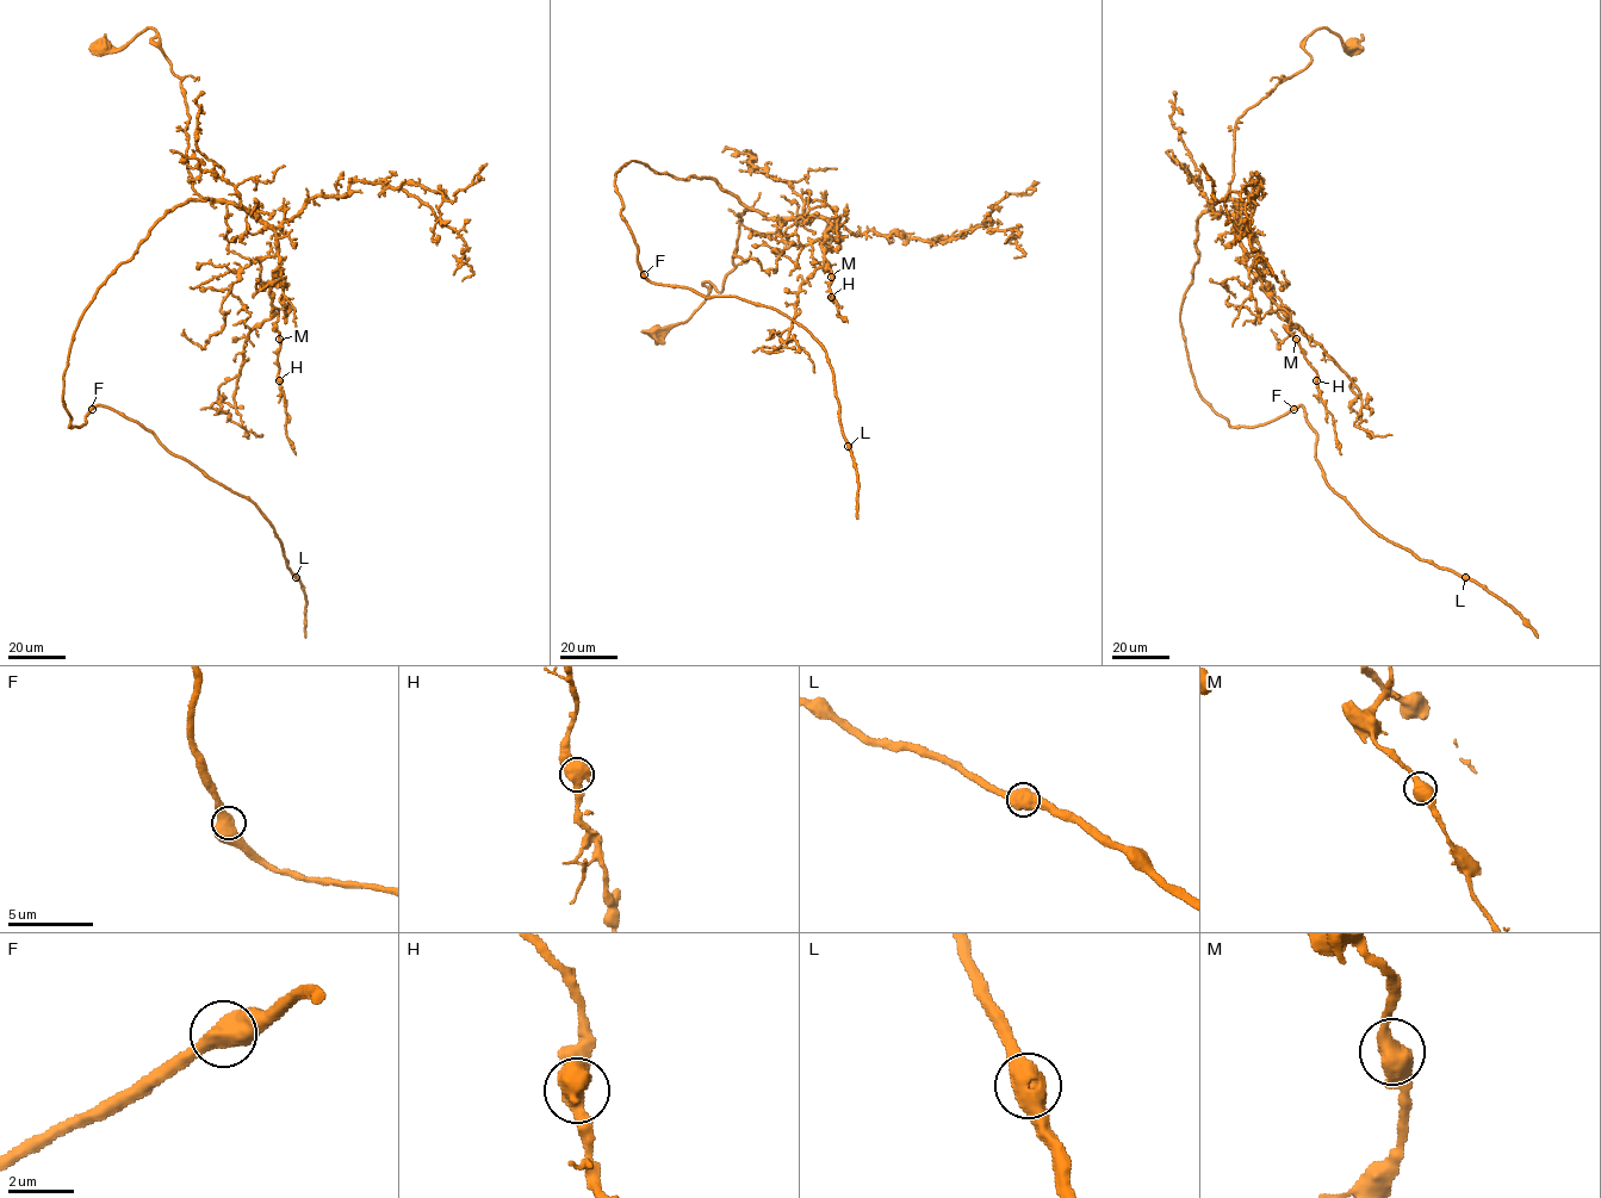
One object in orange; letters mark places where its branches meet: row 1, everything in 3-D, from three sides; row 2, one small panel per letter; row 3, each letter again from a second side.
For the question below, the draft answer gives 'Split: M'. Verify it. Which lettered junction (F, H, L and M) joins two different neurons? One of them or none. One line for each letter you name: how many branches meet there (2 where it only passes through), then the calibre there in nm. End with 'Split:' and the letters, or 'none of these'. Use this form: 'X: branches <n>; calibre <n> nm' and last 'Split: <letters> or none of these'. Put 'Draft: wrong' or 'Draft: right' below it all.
Split: none of these
Draft: wrong

